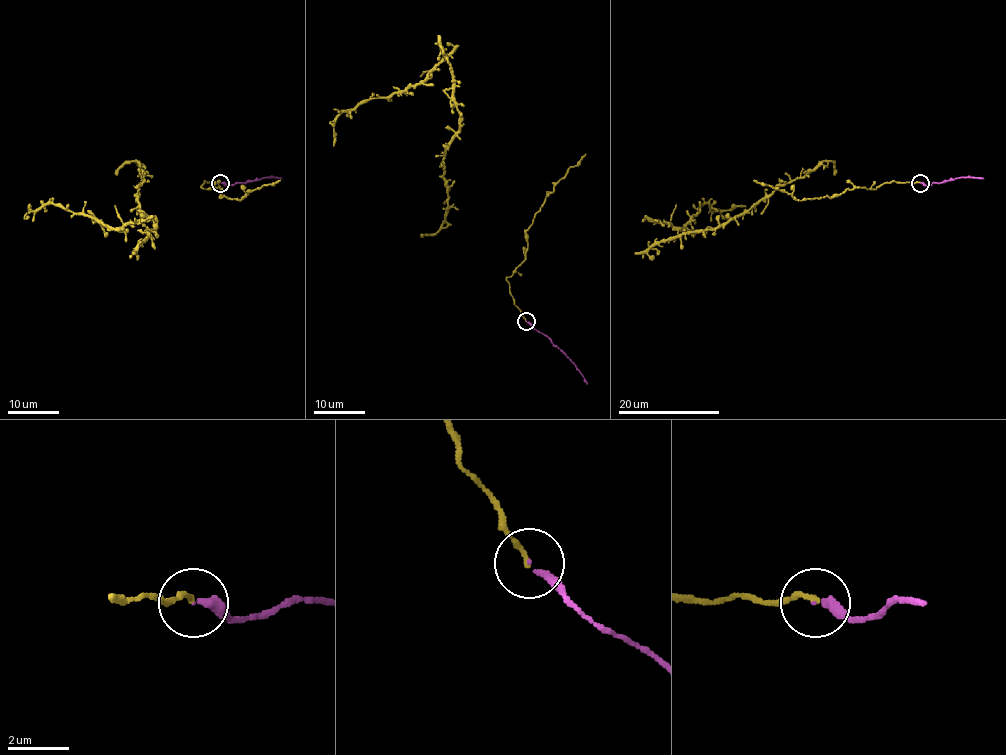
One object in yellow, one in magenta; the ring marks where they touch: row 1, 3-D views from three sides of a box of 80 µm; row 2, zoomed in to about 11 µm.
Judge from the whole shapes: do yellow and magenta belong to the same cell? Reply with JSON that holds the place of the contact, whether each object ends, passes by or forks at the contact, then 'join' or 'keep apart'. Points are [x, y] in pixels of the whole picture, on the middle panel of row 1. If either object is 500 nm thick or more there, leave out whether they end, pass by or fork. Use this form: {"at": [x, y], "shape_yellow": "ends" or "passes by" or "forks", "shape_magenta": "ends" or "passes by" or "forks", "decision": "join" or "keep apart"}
{"at": [526, 321], "shape_yellow": "ends", "shape_magenta": "ends", "decision": "join"}

